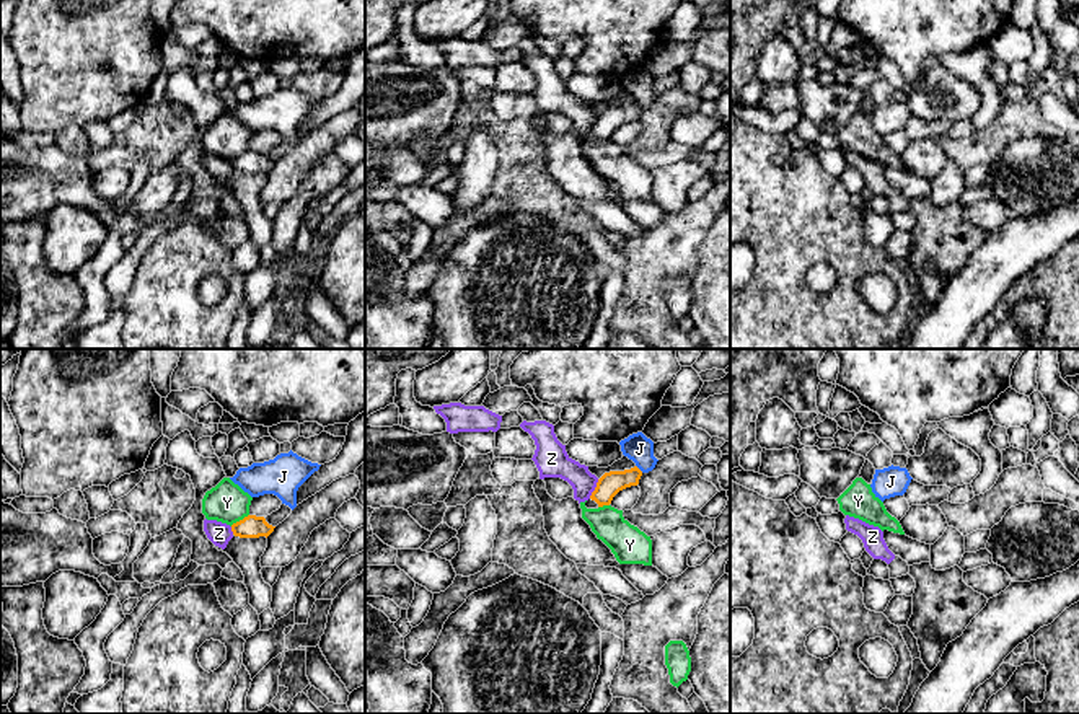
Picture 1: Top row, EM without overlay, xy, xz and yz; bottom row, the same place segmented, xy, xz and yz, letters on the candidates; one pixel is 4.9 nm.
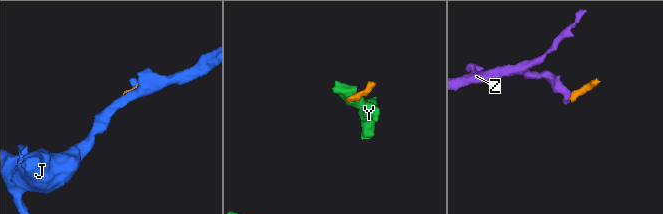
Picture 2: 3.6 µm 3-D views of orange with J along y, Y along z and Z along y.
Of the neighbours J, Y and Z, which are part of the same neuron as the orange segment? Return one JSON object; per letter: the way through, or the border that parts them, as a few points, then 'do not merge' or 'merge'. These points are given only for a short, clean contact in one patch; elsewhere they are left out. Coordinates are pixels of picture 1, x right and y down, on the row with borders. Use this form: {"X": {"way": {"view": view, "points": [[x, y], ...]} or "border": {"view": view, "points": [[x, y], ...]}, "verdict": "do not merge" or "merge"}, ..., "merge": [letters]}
{"J": {"border": {"view": "xz", "points": [[636, 465], [642, 471]]}, "verdict": "do not merge"}, "Y": {"border": {"view": "xy", "points": [[248, 514], [230, 525]]}, "verdict": "do not merge"}, "Z": {"border": {"view": "xz", "points": [[598, 480], [589, 498]]}, "verdict": "do not merge"}, "merge": []}

